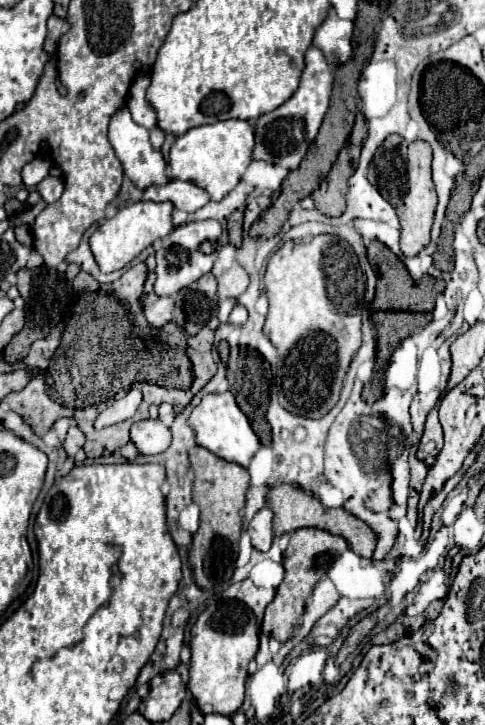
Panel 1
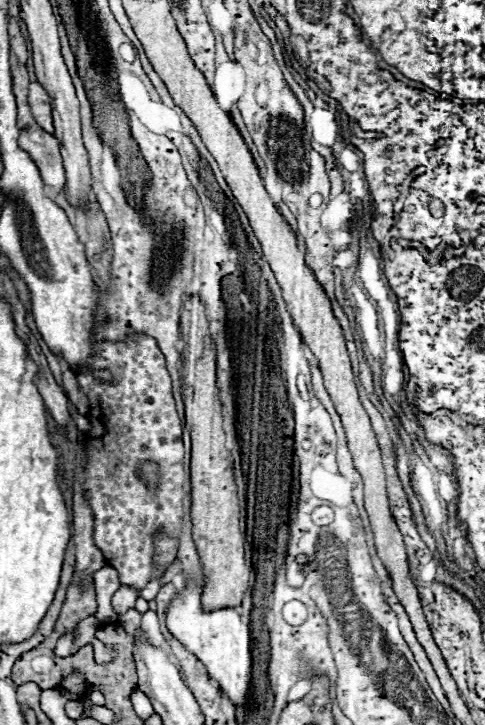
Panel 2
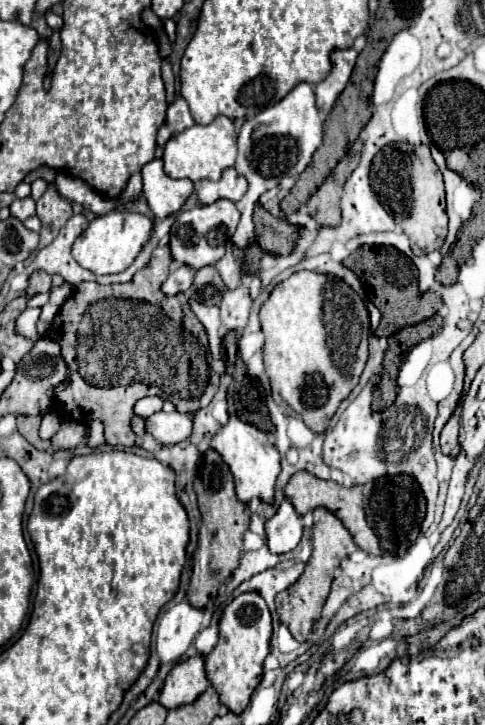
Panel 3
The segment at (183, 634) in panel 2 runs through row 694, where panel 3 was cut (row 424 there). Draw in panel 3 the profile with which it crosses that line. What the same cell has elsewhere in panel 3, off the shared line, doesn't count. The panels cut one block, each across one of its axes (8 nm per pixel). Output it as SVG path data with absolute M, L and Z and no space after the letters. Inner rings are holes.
M230 416L228 424L212 438L212 448L224 458L224 462L232 470L236 496L240 502L248 504L252 498L258 498L266 504L274 504L274 484L280 474L280 452L268 440L266 432L238 420L236 416Z

